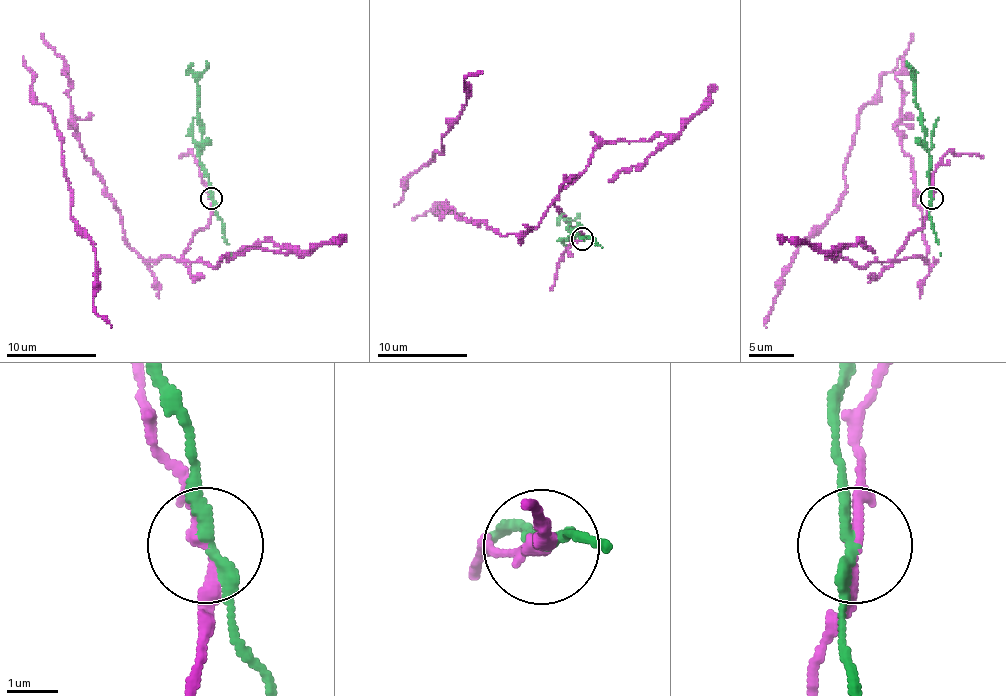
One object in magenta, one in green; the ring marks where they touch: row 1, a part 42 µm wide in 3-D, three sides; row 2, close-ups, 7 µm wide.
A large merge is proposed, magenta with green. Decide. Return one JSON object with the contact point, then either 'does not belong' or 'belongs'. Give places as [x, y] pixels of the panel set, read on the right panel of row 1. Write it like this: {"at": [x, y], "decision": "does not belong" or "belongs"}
{"at": [932, 198], "decision": "does not belong"}

